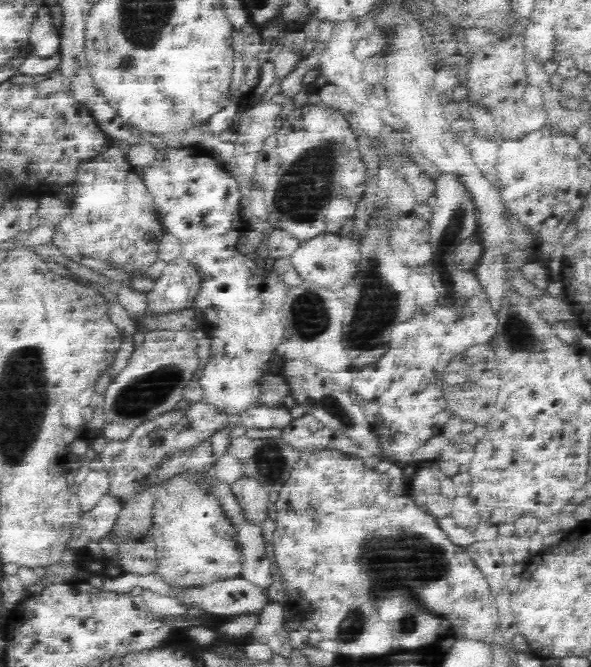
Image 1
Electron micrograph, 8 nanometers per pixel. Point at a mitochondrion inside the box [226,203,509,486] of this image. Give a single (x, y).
(310, 312)

